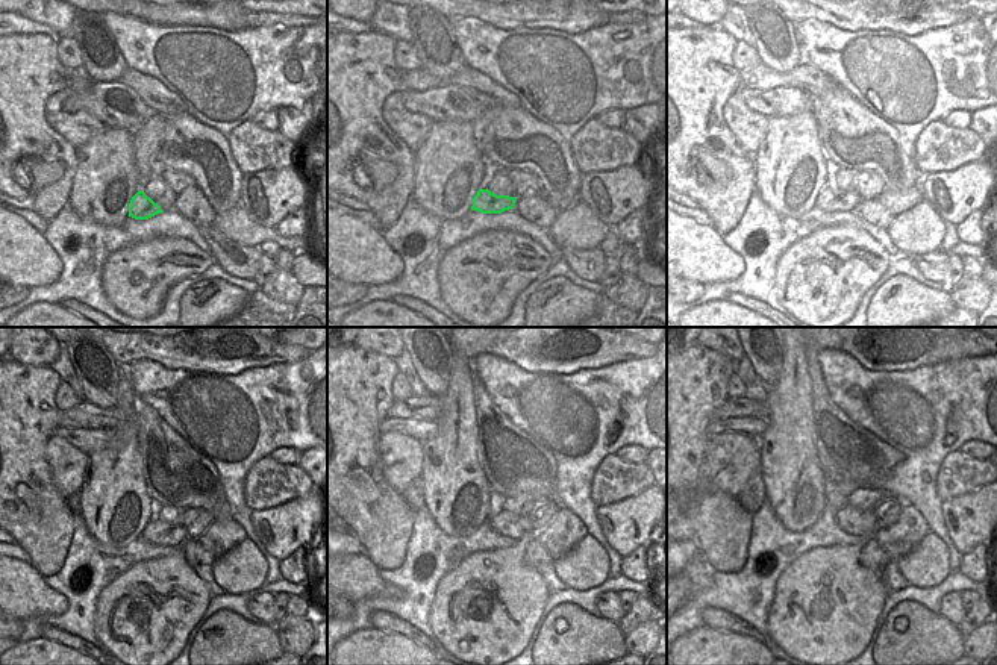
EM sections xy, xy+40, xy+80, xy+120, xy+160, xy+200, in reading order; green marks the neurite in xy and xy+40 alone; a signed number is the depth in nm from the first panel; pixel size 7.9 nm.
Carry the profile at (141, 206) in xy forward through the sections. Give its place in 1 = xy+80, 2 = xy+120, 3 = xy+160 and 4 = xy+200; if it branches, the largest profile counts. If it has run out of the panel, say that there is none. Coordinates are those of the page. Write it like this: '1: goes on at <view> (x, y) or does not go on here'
1: goes on at xy+80 (831, 199)
2: goes on at xy+120 (156, 532)
3: goes on at xy+160 (508, 524)
4: goes on at xy+200 (859, 523)

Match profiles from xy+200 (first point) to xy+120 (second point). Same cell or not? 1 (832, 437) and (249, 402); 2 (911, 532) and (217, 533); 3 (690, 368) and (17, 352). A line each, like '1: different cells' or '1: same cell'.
1: different cells
2: same cell
3: different cells

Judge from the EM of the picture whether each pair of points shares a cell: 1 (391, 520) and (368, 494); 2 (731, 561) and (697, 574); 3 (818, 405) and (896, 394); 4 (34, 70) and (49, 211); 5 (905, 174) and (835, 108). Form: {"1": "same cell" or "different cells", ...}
{"1": "same cell", "2": "different cells", "3": "different cells", "4": "same cell", "5": "same cell"}

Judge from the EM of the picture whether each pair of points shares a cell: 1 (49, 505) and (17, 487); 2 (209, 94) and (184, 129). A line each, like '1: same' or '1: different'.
1: same
2: different

